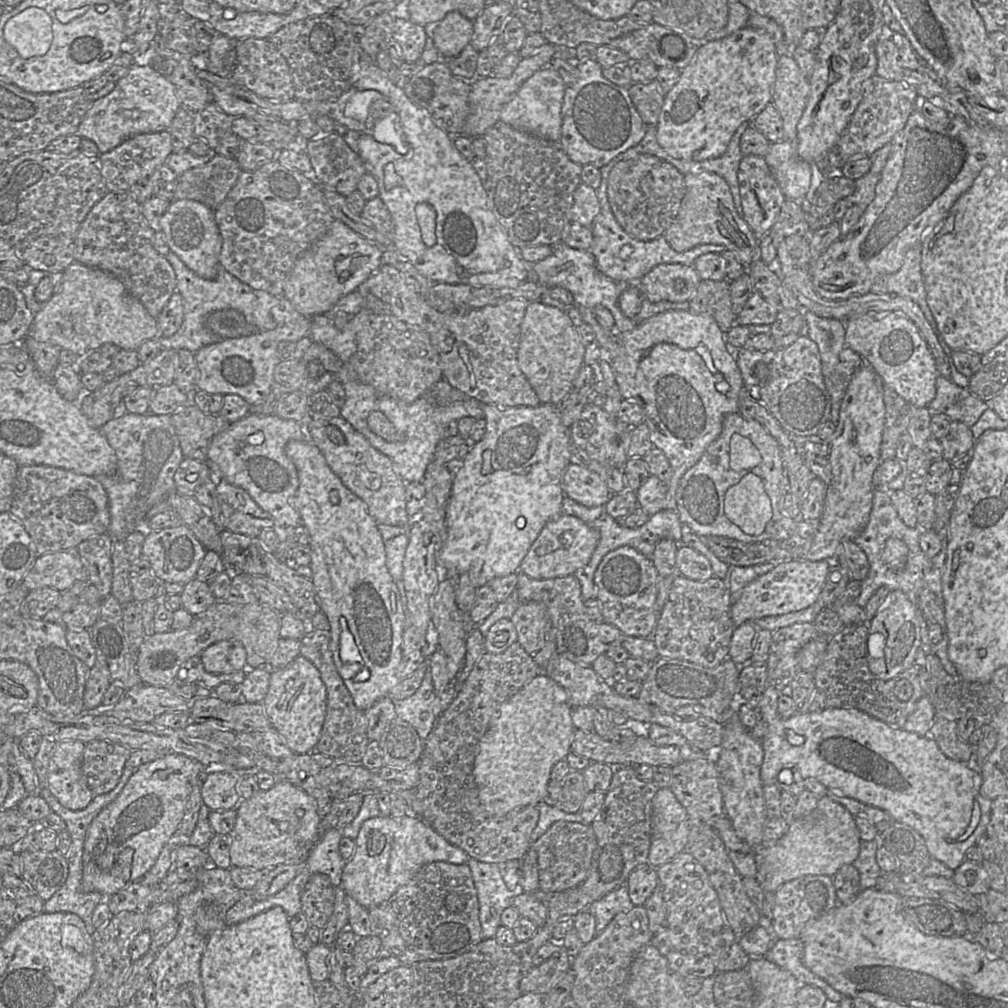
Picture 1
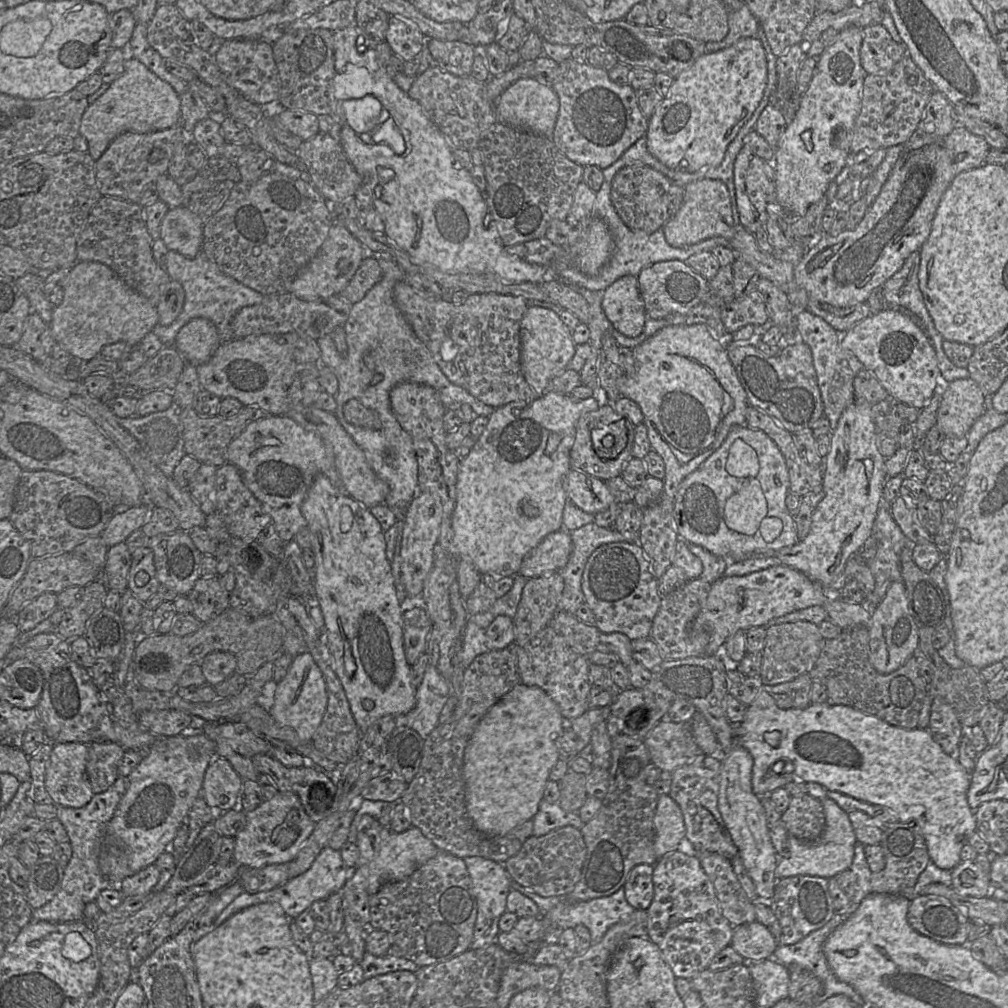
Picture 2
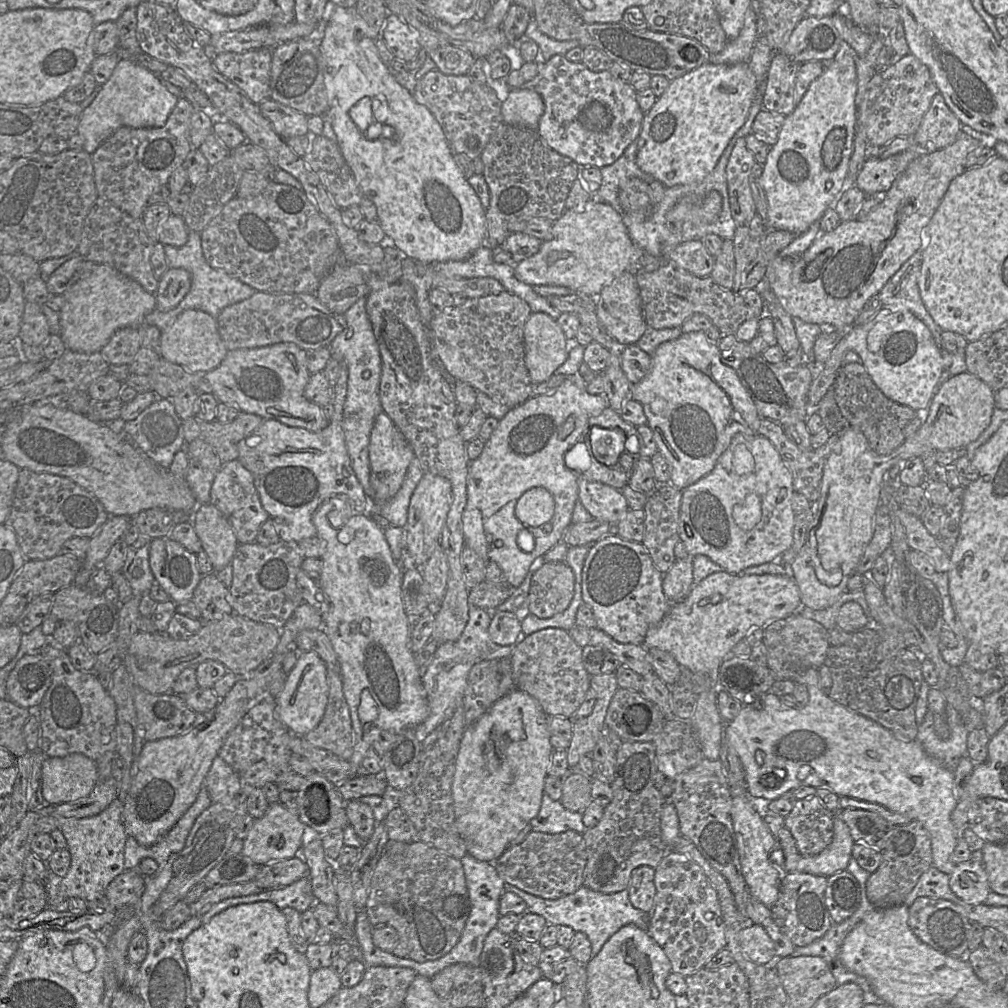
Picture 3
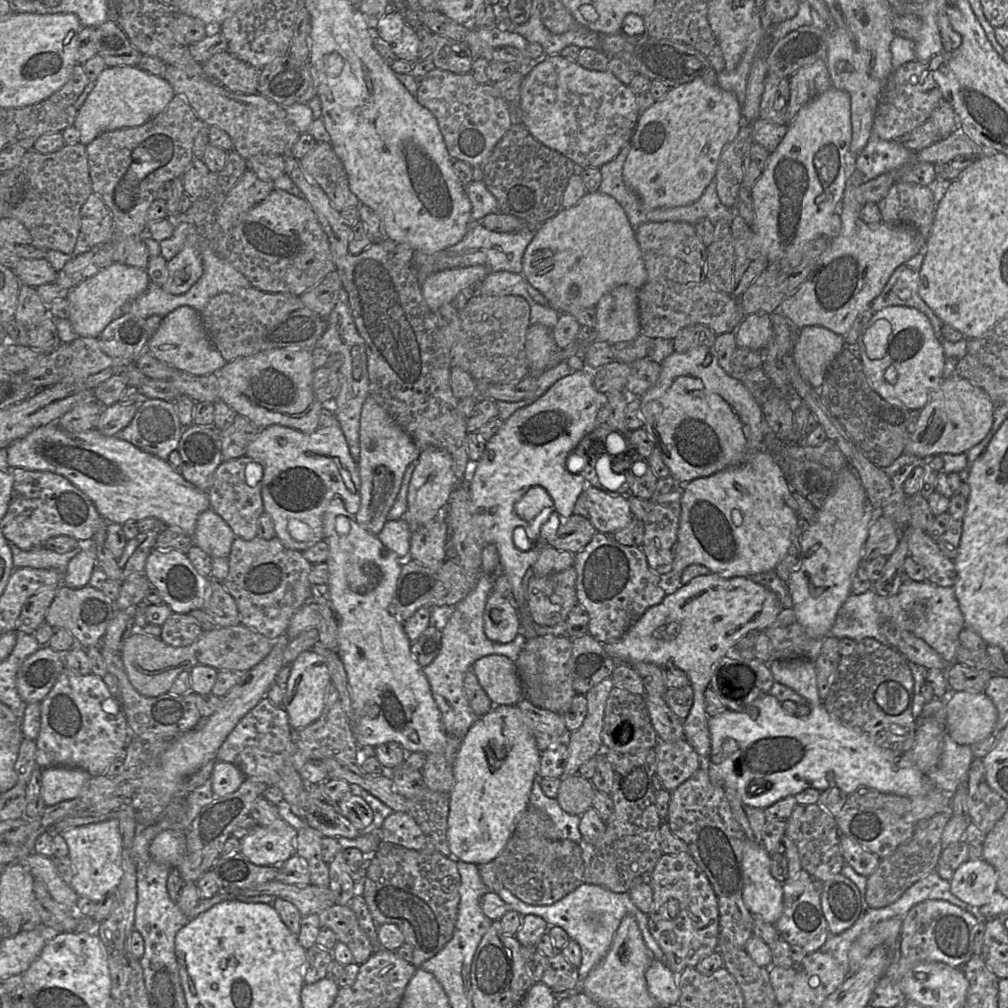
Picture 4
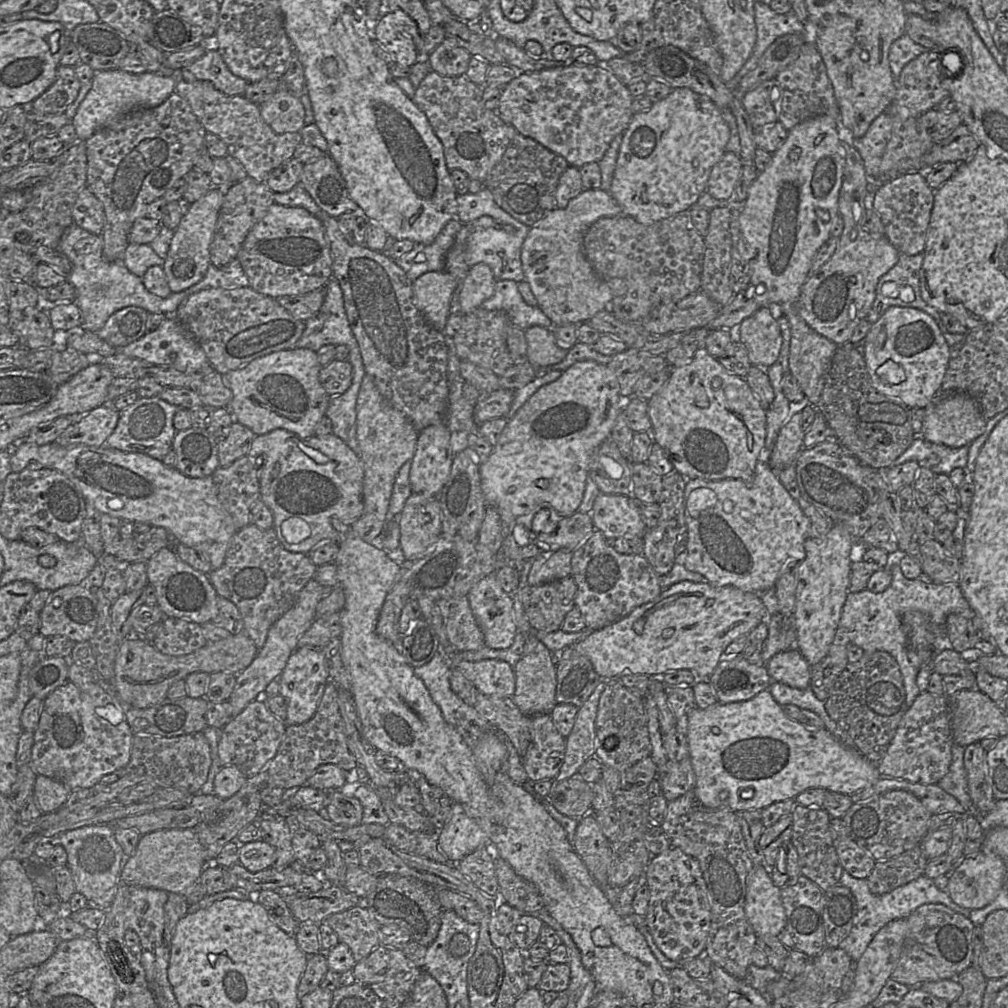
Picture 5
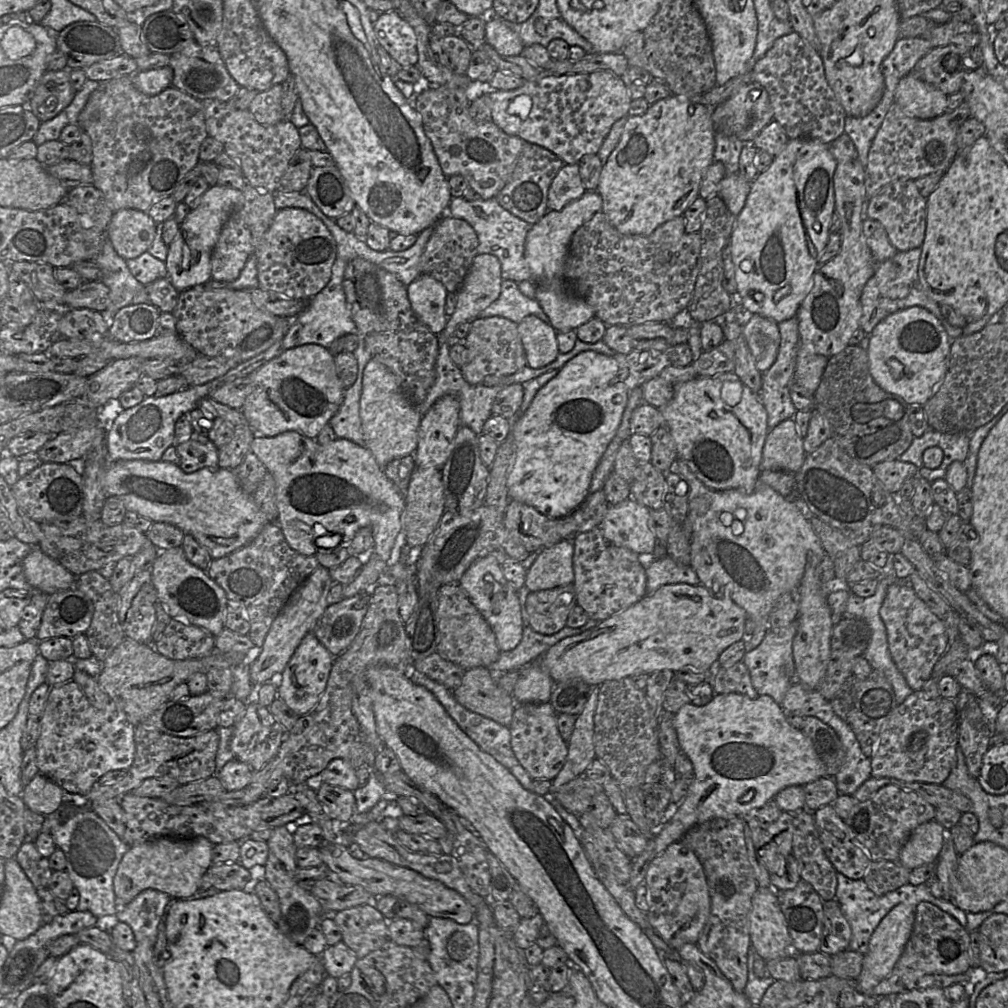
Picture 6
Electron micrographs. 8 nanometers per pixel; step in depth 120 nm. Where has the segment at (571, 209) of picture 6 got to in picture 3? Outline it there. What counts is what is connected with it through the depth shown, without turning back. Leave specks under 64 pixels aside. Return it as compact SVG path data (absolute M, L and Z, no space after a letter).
M594 196L589 200L585 206L585 209L582 212L575 212L572 210L566 210L565 213L557 220L554 222L554 226L552 229L552 238L548 241L543 241L540 250L534 254L533 256L524 259L523 261L517 263L514 266L515 270L515 276L518 280L533 286L541 286L541 285L554 285L554 286L563 286L571 289L574 294L584 294L590 297L597 297L603 288L607 285L609 285L613 280L621 276L622 274L626 272L631 272L635 273L639 269L643 269L644 271L650 272L653 271L657 268L659 268L662 264L664 264L664 261L668 260L665 259L664 257L653 257L645 253L642 249L640 249L636 243L632 240L628 229L626 225L623 222L622 216L609 204L601 201L600 199L596 198Z

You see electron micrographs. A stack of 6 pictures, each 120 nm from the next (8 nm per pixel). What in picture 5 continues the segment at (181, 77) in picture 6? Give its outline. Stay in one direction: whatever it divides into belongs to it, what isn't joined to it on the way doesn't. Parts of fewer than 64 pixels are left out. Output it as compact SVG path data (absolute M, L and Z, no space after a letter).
M207 50L185 69L196 79L212 83L217 90L229 96L243 95L248 85L246 80L228 69L217 50Z

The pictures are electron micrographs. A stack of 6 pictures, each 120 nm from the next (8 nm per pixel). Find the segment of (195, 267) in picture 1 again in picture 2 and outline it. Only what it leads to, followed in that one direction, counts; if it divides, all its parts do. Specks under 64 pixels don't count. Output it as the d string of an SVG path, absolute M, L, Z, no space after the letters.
M183 205L170 208L161 222L160 238L168 250L194 258L202 250L204 224L197 214Z

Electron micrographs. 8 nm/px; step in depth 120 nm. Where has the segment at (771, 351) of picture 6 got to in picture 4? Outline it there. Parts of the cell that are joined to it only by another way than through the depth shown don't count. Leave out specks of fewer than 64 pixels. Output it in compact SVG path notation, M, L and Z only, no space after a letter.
M765 313L745 316L734 331L737 347L753 351L762 351L772 334L771 320Z

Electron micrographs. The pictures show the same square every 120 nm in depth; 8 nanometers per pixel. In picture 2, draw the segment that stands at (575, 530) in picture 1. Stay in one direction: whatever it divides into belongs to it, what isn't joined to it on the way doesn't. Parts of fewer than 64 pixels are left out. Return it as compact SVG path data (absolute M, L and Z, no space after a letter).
M560 529L549 533L525 556L519 574L530 579L547 572L560 572L567 564L571 550L570 531Z

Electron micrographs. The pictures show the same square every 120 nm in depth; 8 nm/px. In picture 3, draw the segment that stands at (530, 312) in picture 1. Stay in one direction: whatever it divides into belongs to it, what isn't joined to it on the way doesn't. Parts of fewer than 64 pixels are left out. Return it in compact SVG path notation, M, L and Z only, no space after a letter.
M544 312L531 313L524 326L525 363L533 383L548 380L567 360L570 342L557 320Z

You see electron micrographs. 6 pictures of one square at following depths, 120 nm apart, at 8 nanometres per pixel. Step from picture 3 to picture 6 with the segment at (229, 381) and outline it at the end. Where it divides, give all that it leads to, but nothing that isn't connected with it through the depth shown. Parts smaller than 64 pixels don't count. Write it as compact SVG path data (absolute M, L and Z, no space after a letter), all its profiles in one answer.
M306 344L284 351L251 372L248 375L251 393L240 411L254 436L274 437L285 431L297 431L315 439L338 411L344 397L334 357L323 346Z

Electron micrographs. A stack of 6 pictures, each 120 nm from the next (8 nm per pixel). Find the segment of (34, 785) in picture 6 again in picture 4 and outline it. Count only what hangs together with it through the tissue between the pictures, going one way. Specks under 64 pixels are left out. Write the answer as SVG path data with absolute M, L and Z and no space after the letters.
M56 766L42 769L42 798L46 806L76 798L91 775L80 768Z

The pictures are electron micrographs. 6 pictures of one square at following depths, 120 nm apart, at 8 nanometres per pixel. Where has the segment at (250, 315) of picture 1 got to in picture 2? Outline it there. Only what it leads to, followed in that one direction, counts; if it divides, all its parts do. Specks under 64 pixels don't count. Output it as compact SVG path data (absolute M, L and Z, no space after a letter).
M168 250L165 270L170 278L178 281L184 288L185 301L178 317L170 325L158 323L153 333L159 337L164 346L174 346L179 330L191 319L196 317L207 318L217 328L221 342L234 339L231 322L234 315L243 307L259 304L264 295L222 272L201 250L194 258L187 258L174 250Z

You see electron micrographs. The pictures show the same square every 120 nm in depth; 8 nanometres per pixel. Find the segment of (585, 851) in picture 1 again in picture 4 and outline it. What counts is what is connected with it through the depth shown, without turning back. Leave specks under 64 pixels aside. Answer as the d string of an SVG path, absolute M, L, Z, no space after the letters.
M512 835L502 852L493 860L496 876L503 888L529 905L551 905L583 883L584 865L578 843L569 839L545 837L521 839Z

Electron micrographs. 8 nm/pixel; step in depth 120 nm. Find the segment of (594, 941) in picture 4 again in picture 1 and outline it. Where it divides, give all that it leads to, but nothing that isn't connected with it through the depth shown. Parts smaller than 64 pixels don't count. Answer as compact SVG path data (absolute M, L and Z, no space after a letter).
M627 880L602 898L591 903L586 909L595 917L595 933L600 935L610 921L621 912L632 910L634 904L629 897Z

